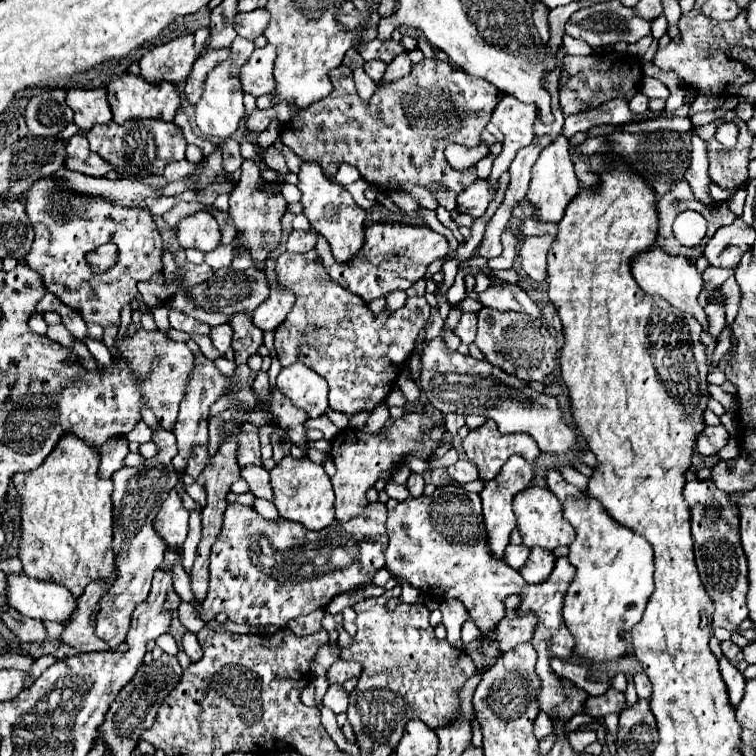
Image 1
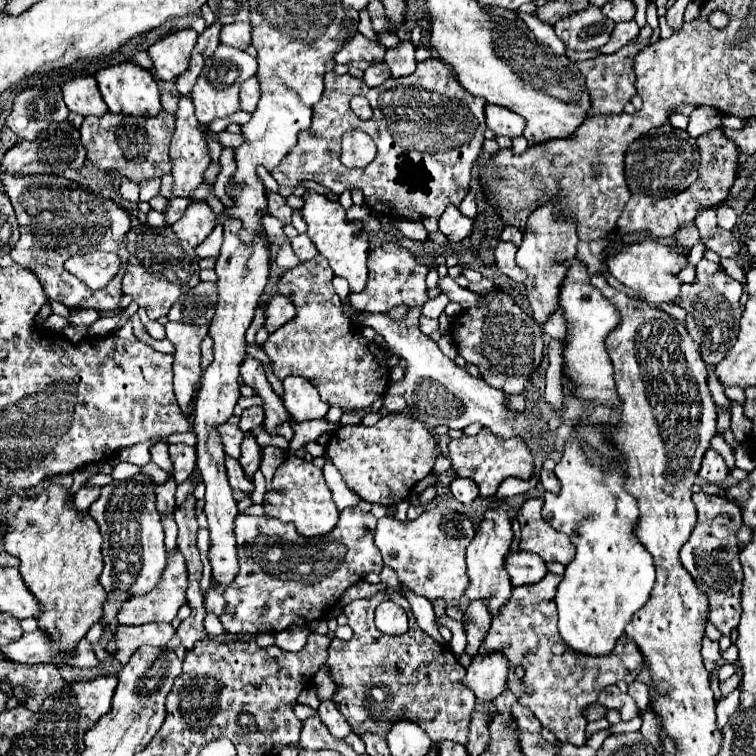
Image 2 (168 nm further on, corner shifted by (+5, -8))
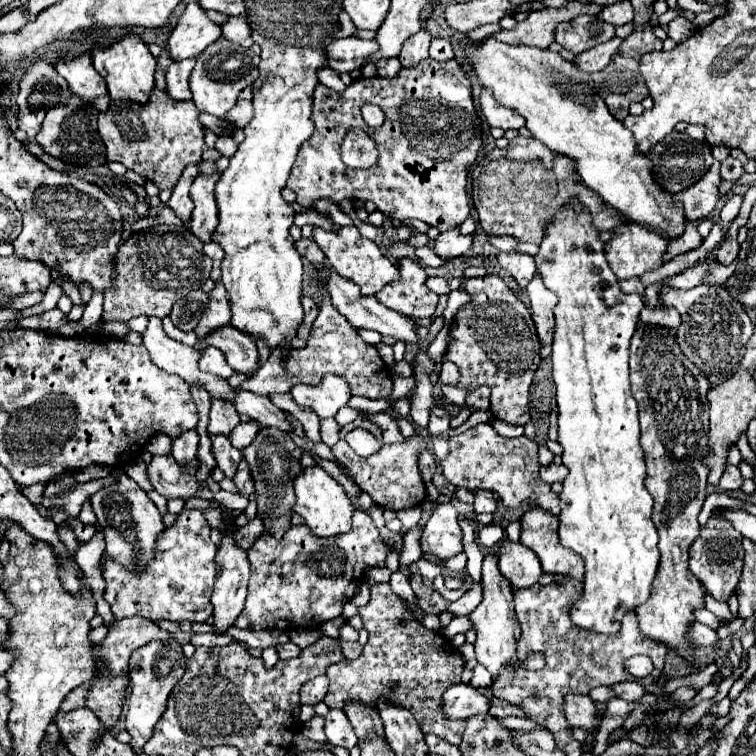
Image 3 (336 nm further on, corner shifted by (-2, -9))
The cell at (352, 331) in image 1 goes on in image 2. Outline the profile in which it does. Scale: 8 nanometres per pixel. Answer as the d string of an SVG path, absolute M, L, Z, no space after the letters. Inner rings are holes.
M321 255L283 275L279 281L279 293L287 295L297 305L299 315L289 325L271 333L263 343L263 351L279 379L299 375L313 383L321 393L321 399L329 405L339 405L343 411L363 413L377 397L385 395L389 385L387 353L373 341L365 339L361 329L341 313L339 295L329 293L329 288L333 288L333 277L329 263Z

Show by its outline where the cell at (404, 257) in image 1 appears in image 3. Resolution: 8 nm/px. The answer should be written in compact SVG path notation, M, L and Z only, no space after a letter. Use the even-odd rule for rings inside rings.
M402 258L398 270L400 278L384 286L384 290L380 290L376 298L384 306L410 318L432 316L438 304L438 294L428 290L428 274L424 272L424 268L412 258Z

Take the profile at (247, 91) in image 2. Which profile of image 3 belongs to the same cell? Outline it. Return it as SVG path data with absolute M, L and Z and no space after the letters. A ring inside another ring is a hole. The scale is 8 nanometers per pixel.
M252 88L244 90L236 102L236 106L226 114L226 120L236 128L244 128L252 120Z

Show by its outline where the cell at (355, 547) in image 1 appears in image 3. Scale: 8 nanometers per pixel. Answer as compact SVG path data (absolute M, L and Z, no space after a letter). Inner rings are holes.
M354 510L354 526L346 534L330 536L330 538L318 538L310 534L306 524L290 526L284 532L284 538L272 538L272 534L264 532L248 550L250 558L250 584L248 584L248 598L246 606L240 612L240 618L234 622L234 626L244 630L266 630L274 628L278 622L286 622L290 626L316 626L326 620L332 620L342 614L342 606L354 596L358 586L364 580L364 570L370 566L386 566L388 546L384 546L378 528L374 526L372 518L364 510Z

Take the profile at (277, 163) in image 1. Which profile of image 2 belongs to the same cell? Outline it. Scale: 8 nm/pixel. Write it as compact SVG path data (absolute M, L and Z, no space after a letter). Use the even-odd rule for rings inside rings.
M435 57L421 61L409 77L391 77L379 87L367 87L363 79L355 79L349 73L337 75L329 71L325 75L321 101L313 105L311 127L299 133L293 151L271 171L281 187L279 195L293 195L295 187L303 181L315 181L335 195L359 189L369 209L407 221L421 221L427 217L439 219L449 205L459 207L469 191L471 167L485 141L487 103L483 97L465 91L453 75L445 77L445 73L451 73L451 69L445 69L443 61ZM353 95L369 99L375 113L371 121L361 121L349 109ZM461 103L475 121L461 121ZM349 129L369 133L377 145L377 157L365 169L347 169L339 161L341 135Z

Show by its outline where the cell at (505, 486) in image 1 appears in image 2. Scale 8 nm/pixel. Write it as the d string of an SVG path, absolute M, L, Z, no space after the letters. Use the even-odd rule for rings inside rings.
M501 507L501 509L487 511L477 535L473 537L473 541L467 547L469 587L465 589L465 593L459 601L459 609L467 609L469 603L473 603L473 601L483 601L487 605L489 613L495 617L499 613L499 609L505 605L505 601L509 601L513 585L509 581L509 575L505 573L505 557L509 553L511 539L513 539L513 531L511 531L511 521L509 521L507 509Z

